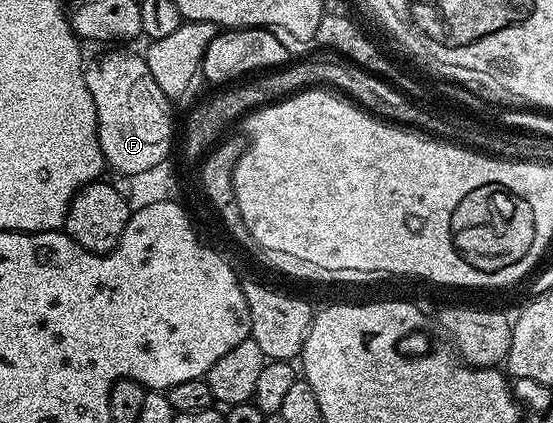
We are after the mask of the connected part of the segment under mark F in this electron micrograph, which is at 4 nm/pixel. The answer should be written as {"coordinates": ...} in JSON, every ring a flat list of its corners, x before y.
{"coordinates":[[111,49,84,66,85,83,98,114,98,141,104,162,124,177,142,173,165,161,173,139,173,105,153,80,142,54]]}

